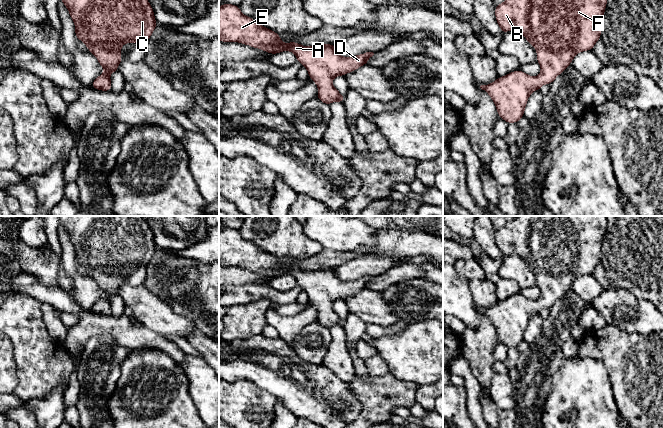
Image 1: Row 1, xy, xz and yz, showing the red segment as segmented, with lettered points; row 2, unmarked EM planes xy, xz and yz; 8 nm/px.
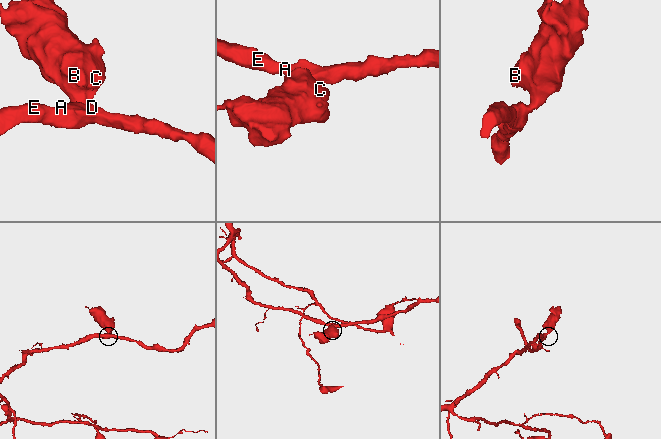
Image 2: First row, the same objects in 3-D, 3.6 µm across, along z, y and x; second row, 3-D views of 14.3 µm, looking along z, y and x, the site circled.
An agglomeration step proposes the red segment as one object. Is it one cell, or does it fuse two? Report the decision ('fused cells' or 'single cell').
single cell

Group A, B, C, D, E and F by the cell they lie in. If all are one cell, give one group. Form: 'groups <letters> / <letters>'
groups A B C D E F

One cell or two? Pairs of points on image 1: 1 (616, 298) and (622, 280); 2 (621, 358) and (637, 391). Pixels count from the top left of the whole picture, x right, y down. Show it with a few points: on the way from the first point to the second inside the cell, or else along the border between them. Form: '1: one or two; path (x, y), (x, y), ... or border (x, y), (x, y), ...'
1: two; border (610, 286), (627, 289), (640, 299)
2: one; path (629, 366), (637, 374), (637, 383)

